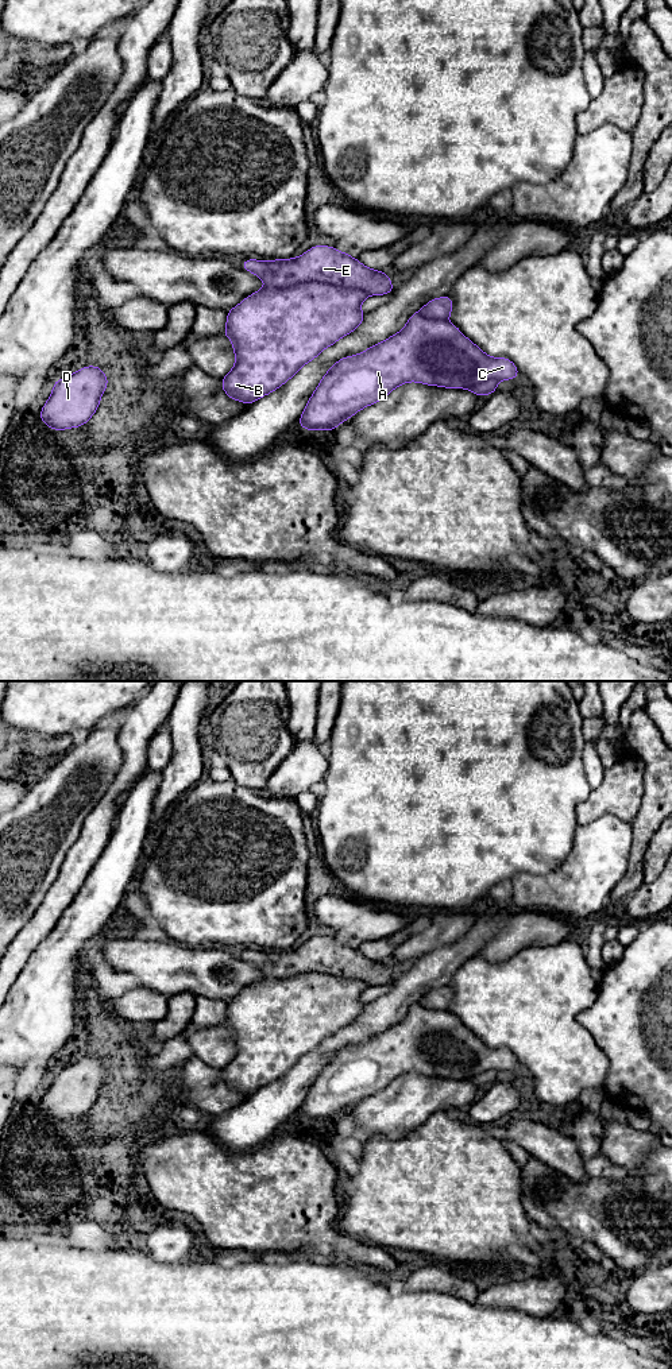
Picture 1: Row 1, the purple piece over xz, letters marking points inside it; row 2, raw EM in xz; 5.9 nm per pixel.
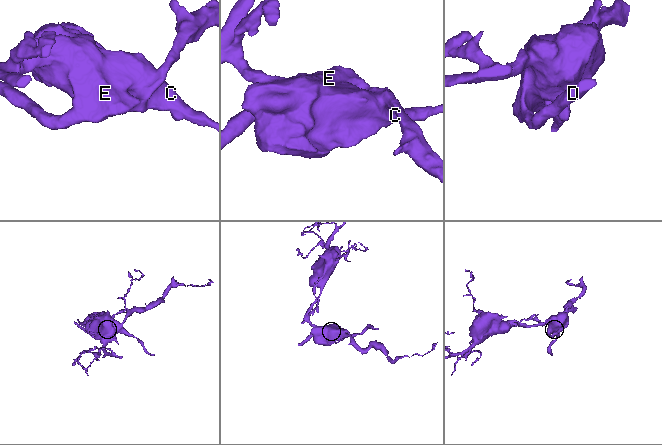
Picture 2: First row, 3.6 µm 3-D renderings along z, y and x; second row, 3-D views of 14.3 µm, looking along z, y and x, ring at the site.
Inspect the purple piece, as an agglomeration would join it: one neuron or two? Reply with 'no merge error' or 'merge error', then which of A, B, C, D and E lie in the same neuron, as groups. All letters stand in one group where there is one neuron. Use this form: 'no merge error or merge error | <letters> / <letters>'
merge error | A B C / D E

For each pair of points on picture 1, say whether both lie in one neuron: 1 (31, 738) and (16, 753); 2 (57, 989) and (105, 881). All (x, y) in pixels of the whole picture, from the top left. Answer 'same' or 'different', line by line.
1: different
2: same

